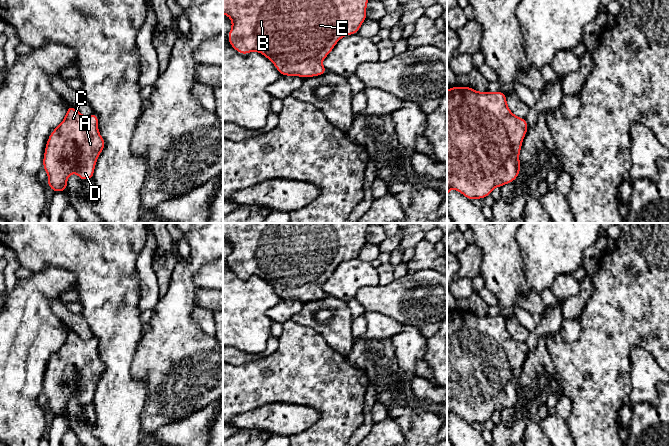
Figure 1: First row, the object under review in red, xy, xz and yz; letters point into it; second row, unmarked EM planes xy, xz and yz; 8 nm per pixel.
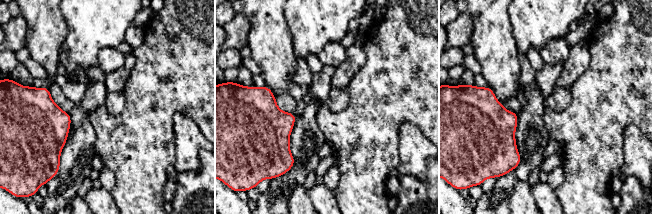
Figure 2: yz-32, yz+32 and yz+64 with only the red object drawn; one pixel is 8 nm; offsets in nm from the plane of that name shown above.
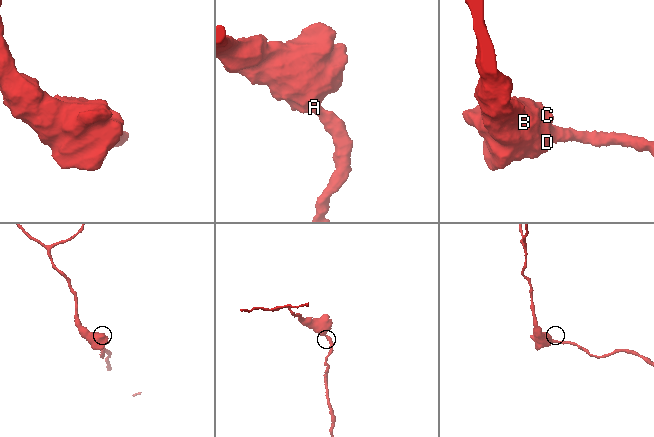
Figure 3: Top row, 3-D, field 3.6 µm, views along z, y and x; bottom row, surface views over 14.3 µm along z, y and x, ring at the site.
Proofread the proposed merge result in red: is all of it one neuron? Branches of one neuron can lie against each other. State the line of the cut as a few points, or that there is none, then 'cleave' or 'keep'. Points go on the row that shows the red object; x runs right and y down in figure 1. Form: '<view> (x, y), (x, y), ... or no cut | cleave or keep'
no cut | keep

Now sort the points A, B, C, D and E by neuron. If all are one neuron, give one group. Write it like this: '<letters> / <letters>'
A B C D E

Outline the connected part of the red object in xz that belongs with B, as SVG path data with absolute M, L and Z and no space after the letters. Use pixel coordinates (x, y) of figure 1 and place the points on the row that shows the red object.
M223 0L223 14L227 15L232 21L232 28L229 31L229 45L232 46L239 54L249 54L252 51L257 51L268 58L284 76L299 76L303 79L324 75L328 71L322 65L322 60L325 59L333 50L338 41L345 36L358 34L360 26L367 19L366 7L369 0Z

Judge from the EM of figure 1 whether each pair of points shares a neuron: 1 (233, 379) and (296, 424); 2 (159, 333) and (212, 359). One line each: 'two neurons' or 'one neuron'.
1: two neurons
2: one neuron

